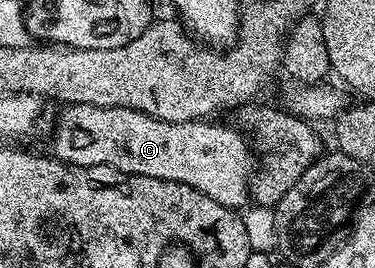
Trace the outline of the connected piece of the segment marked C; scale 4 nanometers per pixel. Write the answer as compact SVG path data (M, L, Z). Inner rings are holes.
M71 103L60 110L61 116L53 127L51 155L62 163L71 167L110 167L128 175L191 185L191 189L199 189L199 193L224 207L241 209L250 202L249 180L255 170L255 151L236 126L213 123L217 121L159 121L135 109L96 107L90 103Z

